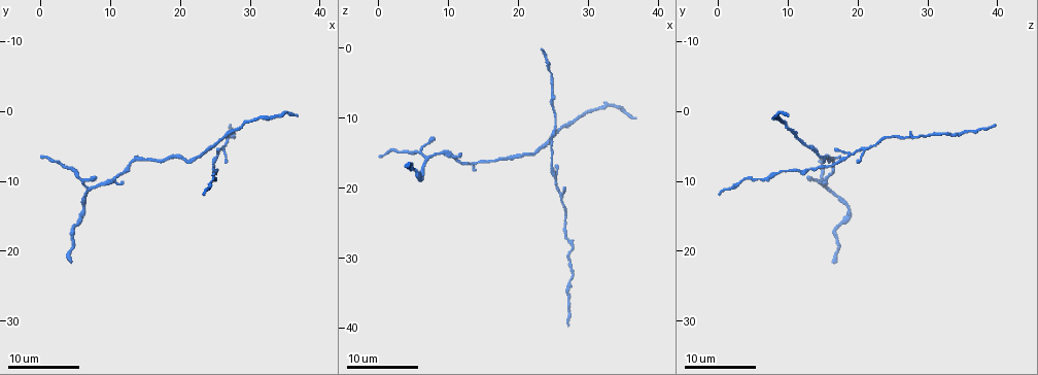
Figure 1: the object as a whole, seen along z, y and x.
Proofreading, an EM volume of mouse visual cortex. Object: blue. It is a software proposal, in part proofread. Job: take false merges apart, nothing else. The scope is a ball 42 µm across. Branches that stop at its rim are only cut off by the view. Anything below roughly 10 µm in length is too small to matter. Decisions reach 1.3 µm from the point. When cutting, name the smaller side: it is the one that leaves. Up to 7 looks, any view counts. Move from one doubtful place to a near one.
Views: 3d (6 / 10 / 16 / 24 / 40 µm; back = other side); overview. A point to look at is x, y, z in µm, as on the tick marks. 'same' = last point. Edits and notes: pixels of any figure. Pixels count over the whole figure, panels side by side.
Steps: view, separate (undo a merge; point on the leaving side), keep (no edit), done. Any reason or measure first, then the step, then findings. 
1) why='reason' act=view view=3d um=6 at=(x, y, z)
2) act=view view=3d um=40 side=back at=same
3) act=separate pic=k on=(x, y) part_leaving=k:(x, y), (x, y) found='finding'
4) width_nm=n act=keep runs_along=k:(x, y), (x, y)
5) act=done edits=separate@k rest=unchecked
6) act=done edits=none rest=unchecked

why='thick turns thin' act=view view=3d um=10 at=(11.0, 9.0, 15.5)

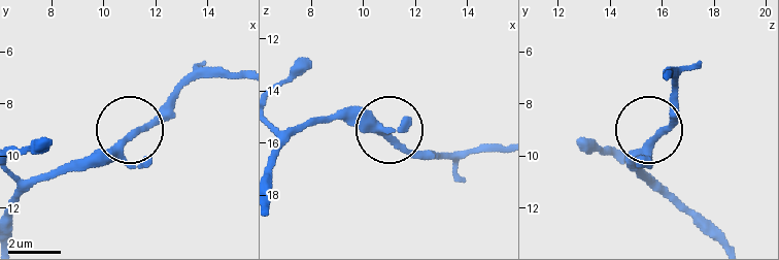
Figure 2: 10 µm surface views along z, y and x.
act=keep runs_along=2:(242, 78), (190, 80), (86, 169) found='continuous, no second neuron'

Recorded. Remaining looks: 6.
why='thin arm on a thick one' act=view view=3d um=6 at=(25.5, 6.5, 18.0)

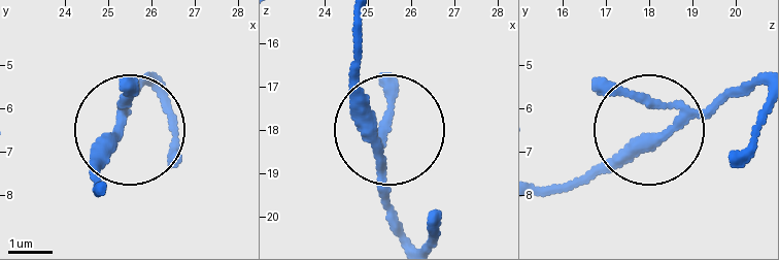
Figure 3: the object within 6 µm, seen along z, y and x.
width_nm=230 act=keep runs_along=3:(360, 26), (360, 104), (382, 149), (390, 222) found='one neuron here'

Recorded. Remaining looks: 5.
act=view view=3d um=10 at=(22.0, 7.0, 15.0)

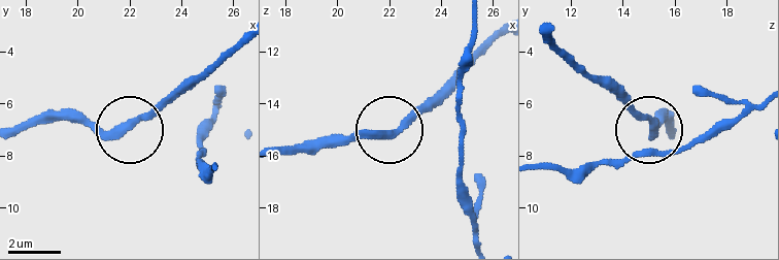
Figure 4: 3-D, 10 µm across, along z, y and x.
width_nm=280 act=keep runs_along=4:(647, 120), (651, 126), (607, 79) found='all the same neuron'

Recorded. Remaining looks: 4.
why='three-way junction' act=view view=3d um=10 at=(27.0, 4.0, 27.0)

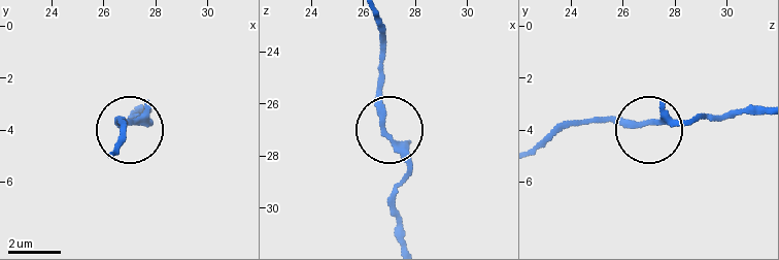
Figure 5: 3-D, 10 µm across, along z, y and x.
arms=3 act=keep runs_along=5:(539, 149), (579, 122), (692, 122), (710, 116) found='all the same neuron'

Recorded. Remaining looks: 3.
act=done edits=none rest=unchecked

